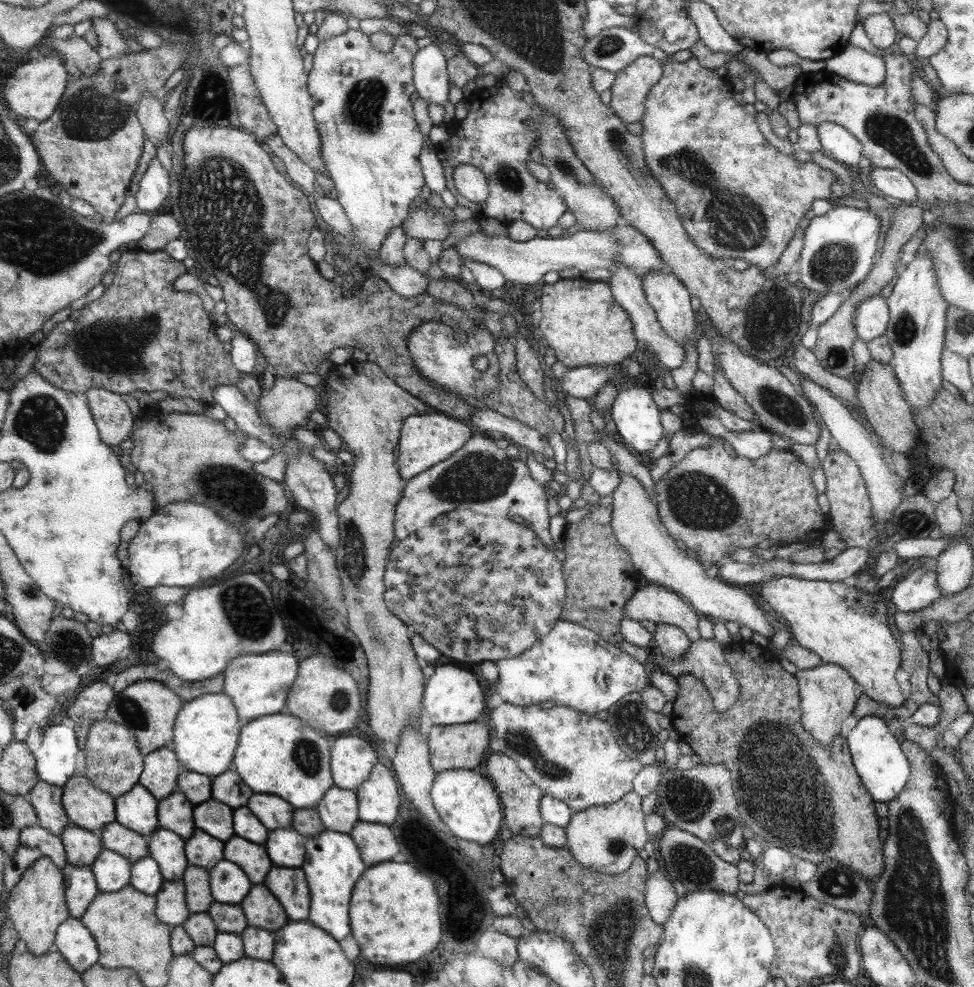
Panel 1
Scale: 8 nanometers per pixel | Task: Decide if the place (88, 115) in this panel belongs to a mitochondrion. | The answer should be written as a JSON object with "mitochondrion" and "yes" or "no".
{"mitochondrion":"yes"}

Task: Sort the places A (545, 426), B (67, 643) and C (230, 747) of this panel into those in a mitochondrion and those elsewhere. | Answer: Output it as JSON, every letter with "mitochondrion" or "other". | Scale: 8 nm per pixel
{"A":"other","B":"mitochondrion","C":"other"}

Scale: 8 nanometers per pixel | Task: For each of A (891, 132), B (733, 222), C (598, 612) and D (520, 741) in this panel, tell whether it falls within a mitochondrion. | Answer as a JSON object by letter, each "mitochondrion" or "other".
{"A":"mitochondrion","B":"mitochondrion","C":"mitochondrion","D":"mitochondrion"}

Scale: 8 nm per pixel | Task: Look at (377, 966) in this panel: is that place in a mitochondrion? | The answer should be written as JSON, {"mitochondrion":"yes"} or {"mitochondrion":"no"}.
{"mitochondrion":"no"}

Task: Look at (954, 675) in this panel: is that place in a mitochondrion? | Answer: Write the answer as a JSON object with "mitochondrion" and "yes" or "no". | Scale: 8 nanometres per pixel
{"mitochondrion":"no"}

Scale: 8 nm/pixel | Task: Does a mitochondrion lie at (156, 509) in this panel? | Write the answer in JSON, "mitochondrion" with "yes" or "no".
{"mitochondrion":"no"}

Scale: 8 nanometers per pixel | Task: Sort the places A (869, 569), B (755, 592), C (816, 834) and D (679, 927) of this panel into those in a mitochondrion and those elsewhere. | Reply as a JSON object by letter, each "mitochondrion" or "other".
{"A":"other","B":"other","C":"mitochondrion","D":"other"}

